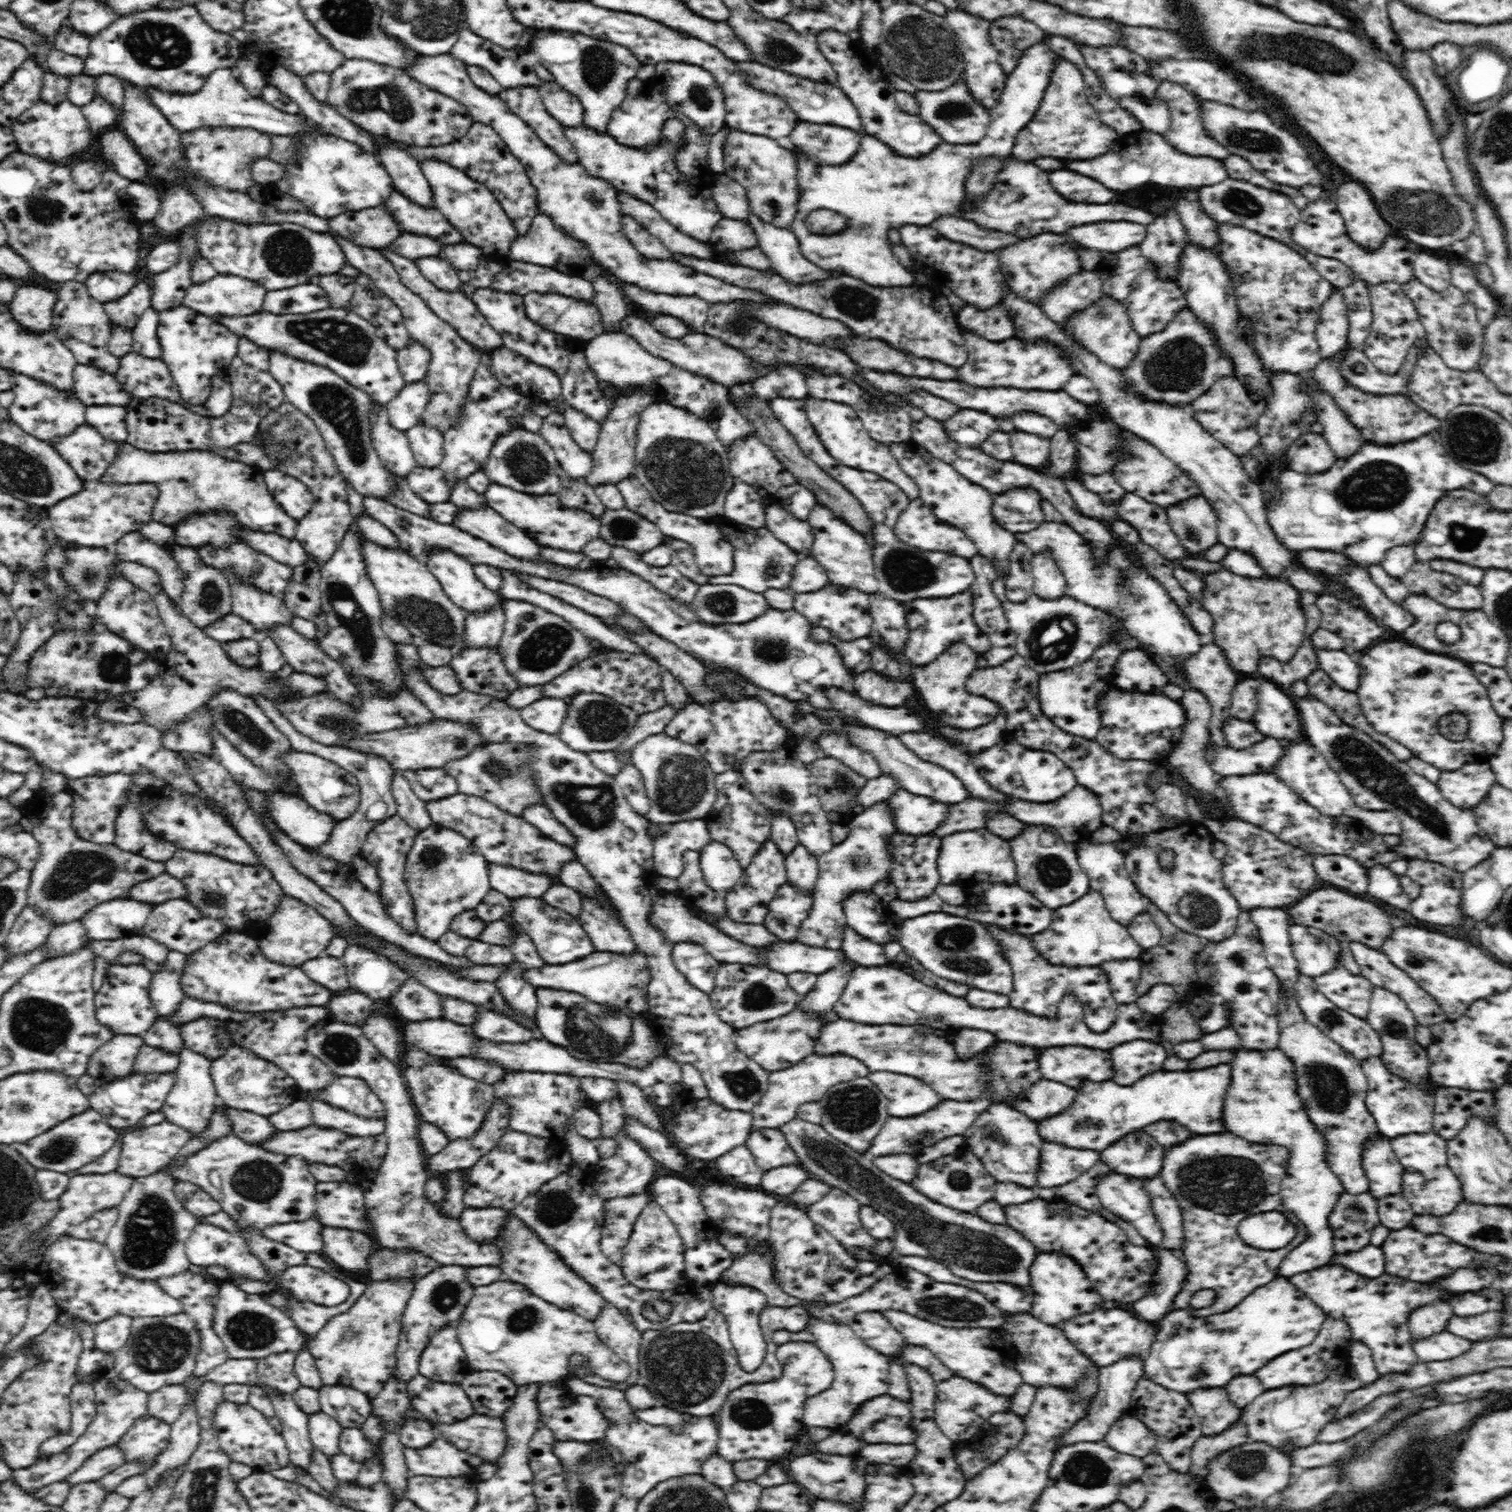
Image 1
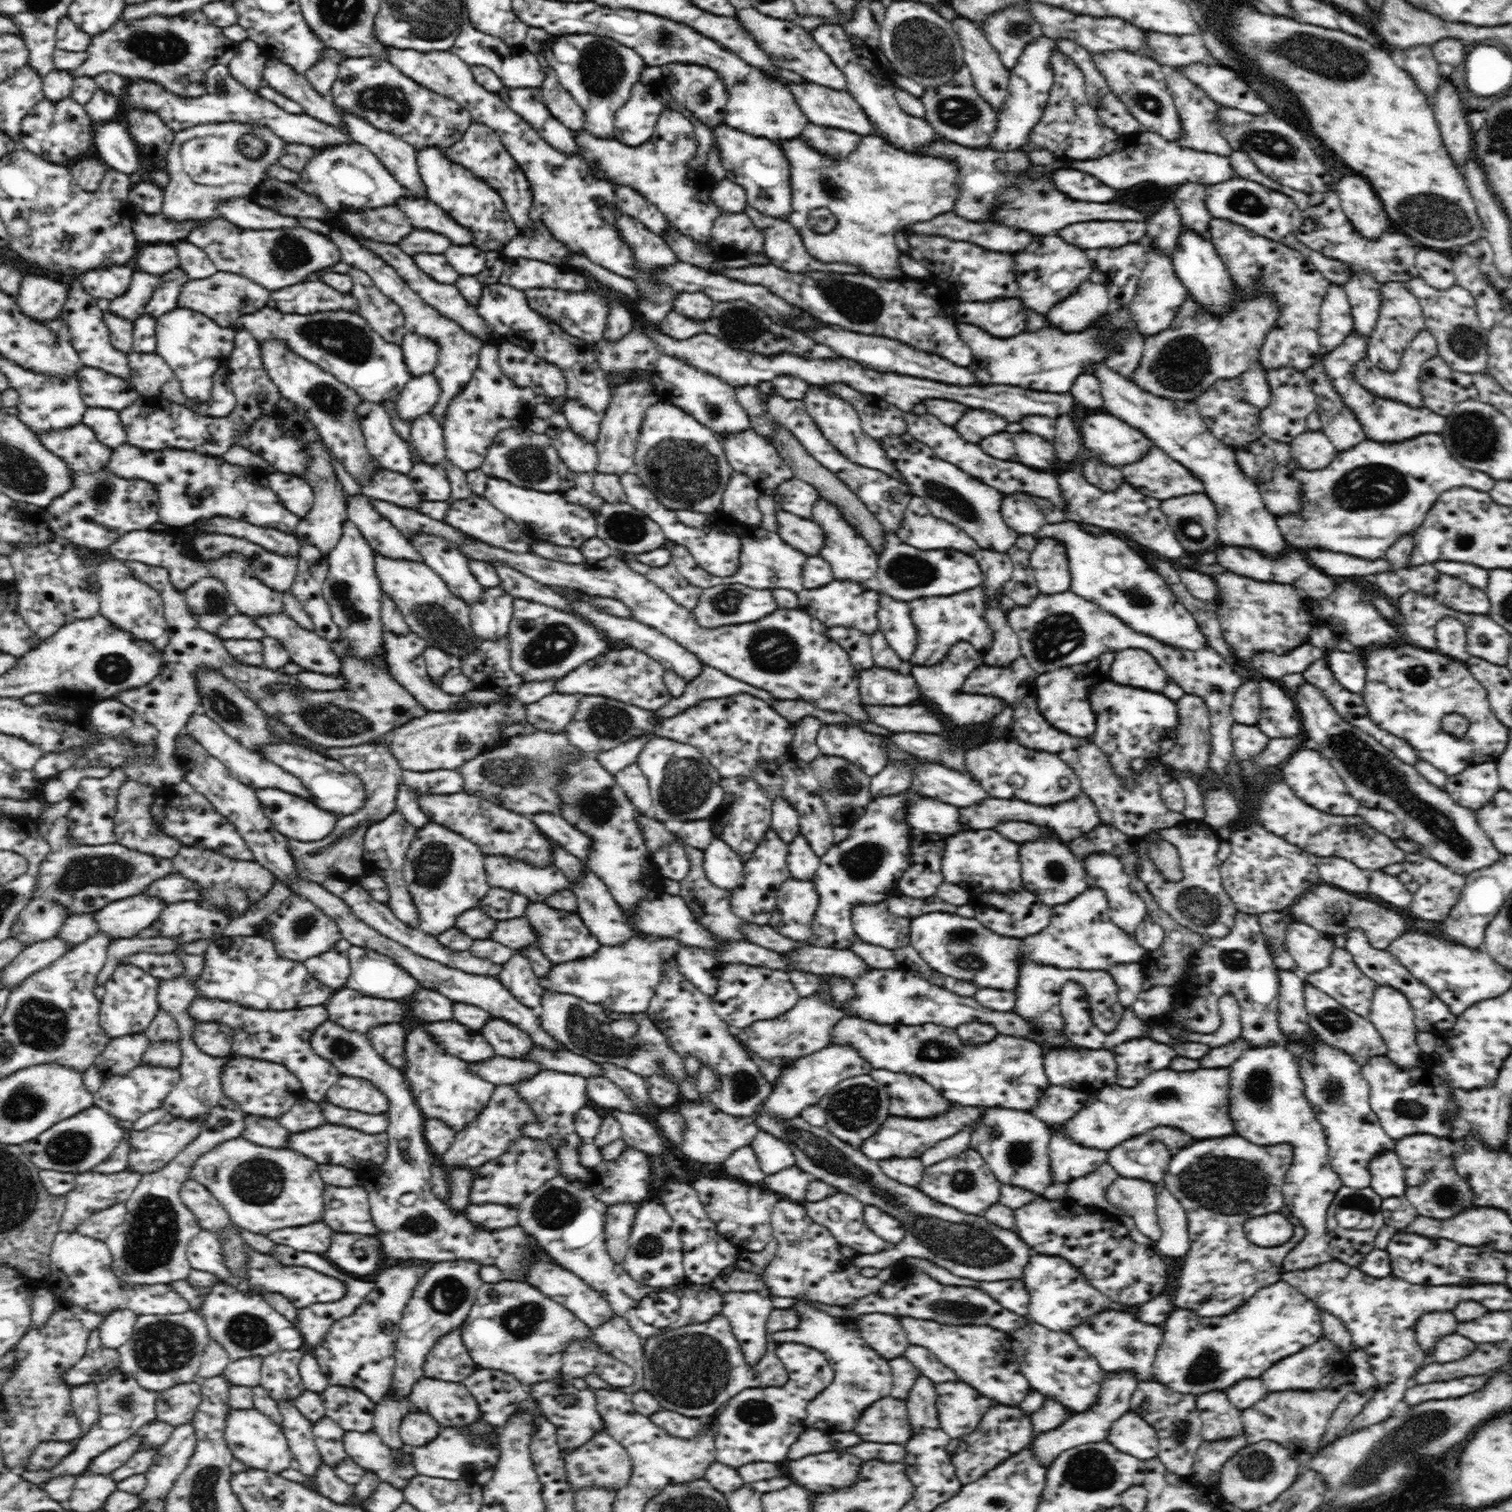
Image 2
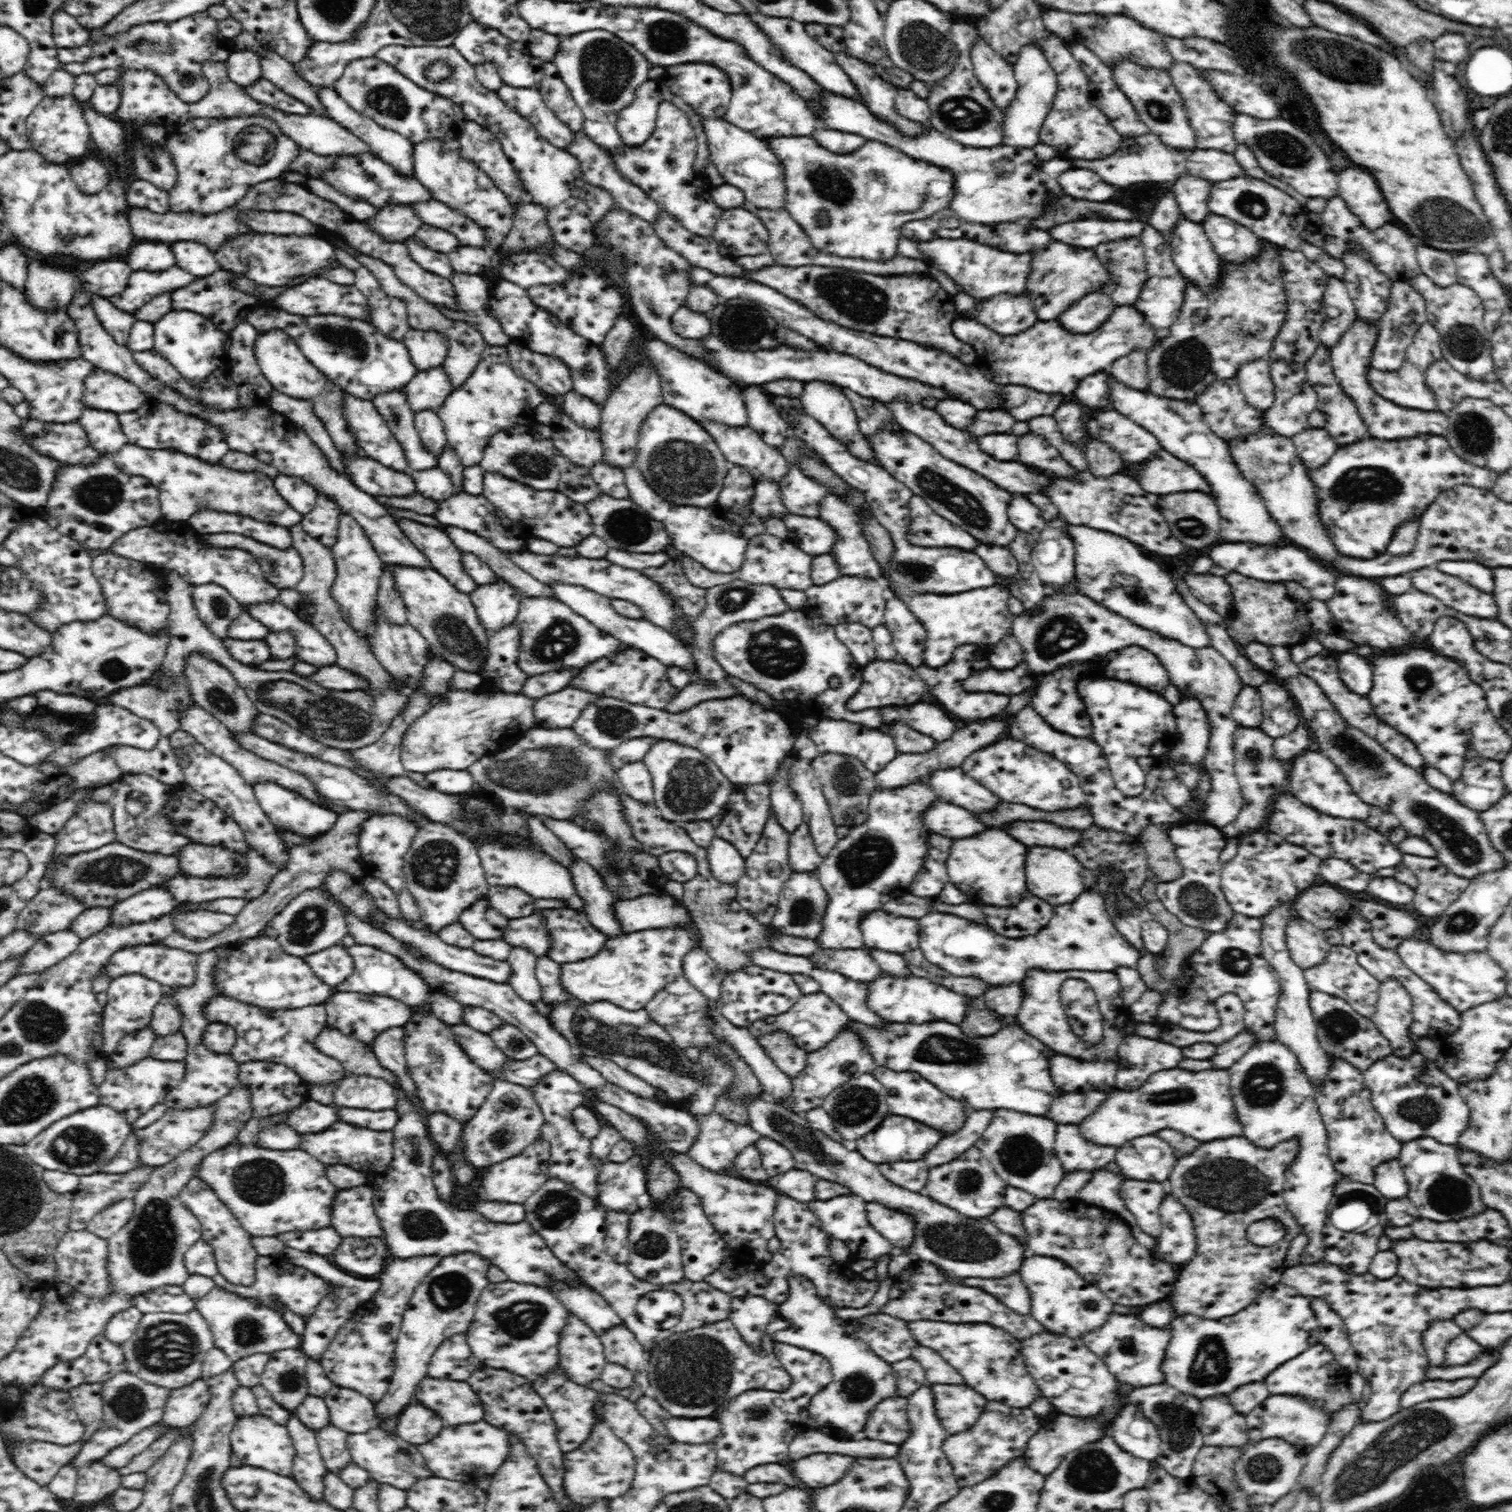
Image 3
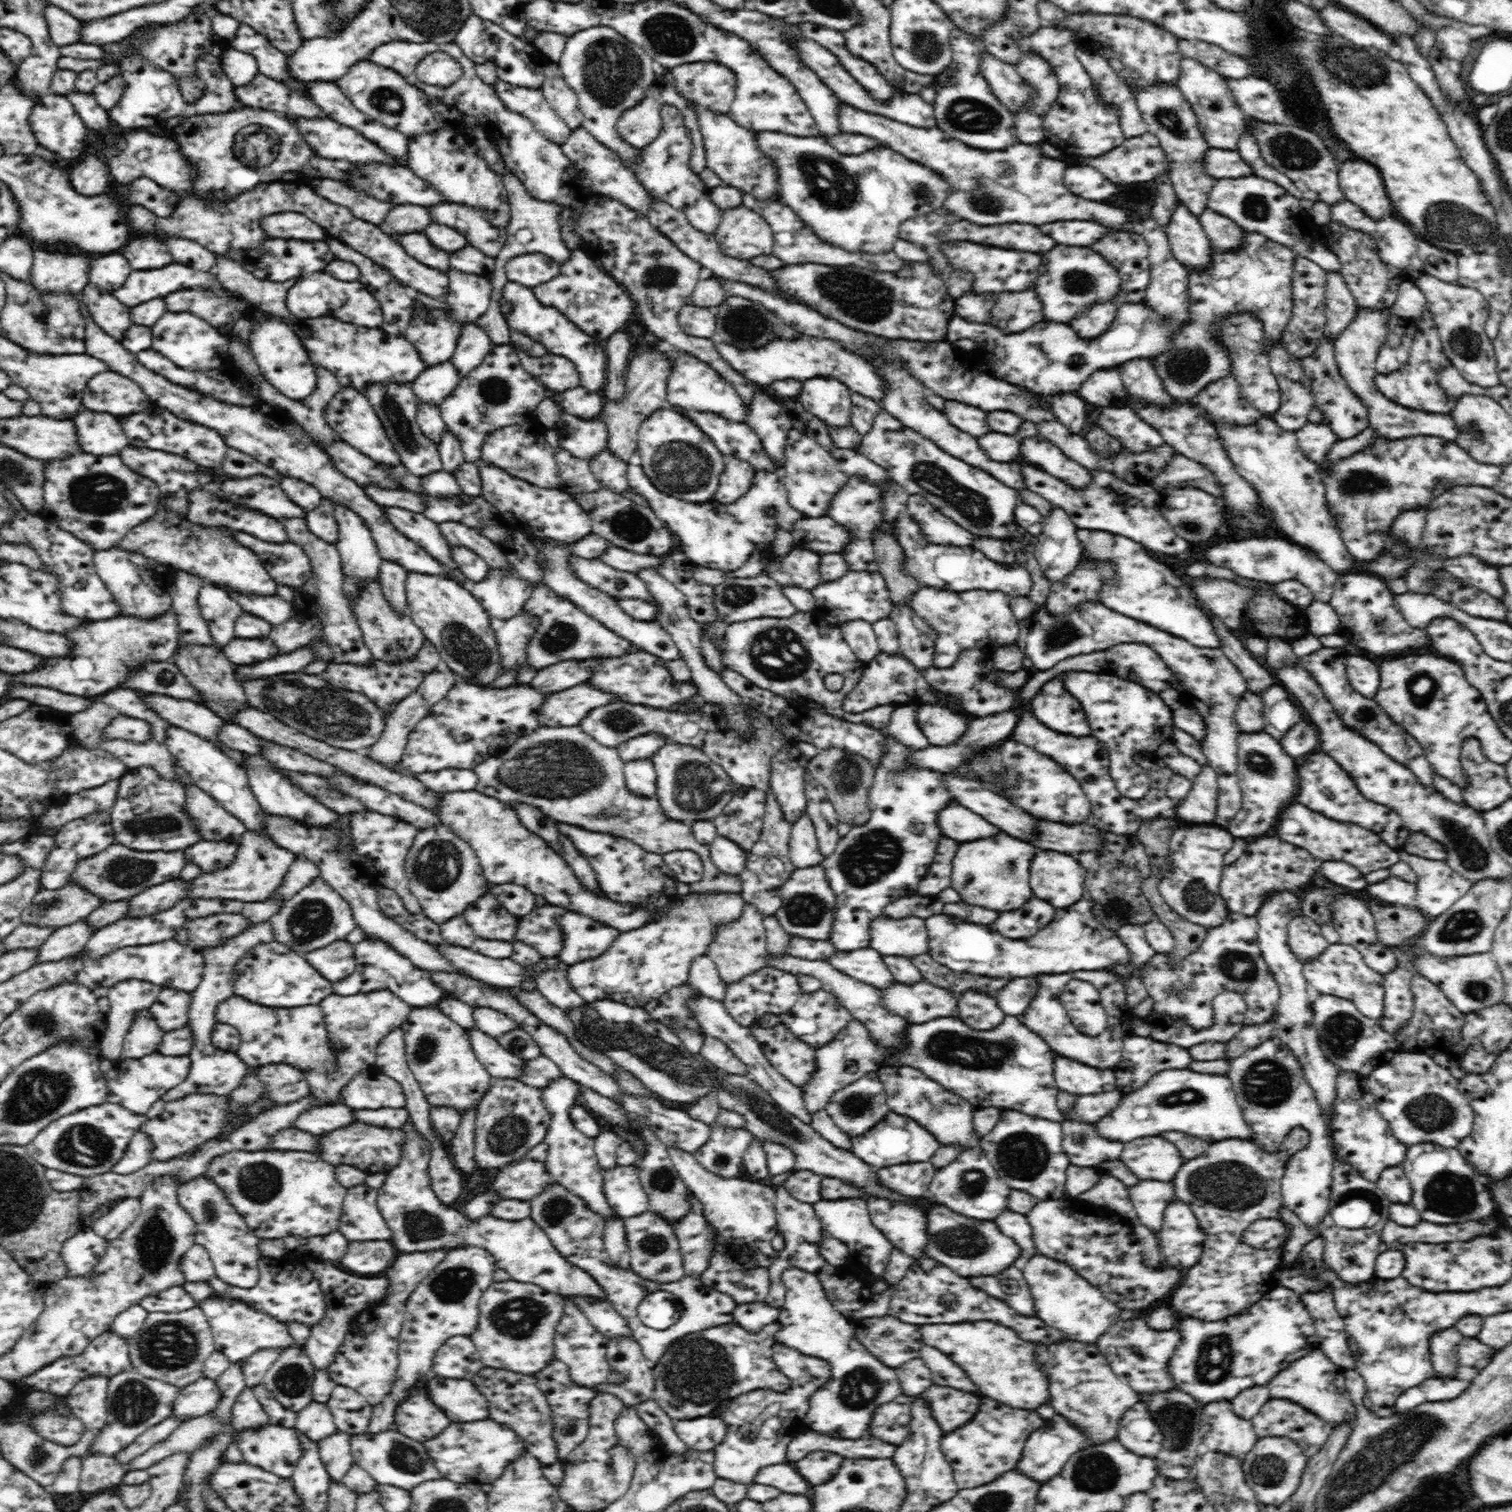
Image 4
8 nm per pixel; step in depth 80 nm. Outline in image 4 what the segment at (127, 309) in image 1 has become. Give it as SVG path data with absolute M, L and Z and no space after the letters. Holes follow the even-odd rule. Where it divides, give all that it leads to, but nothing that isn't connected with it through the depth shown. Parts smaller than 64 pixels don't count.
M172 262L164 268L132 271L124 284L112 294L118 301L132 309L134 306L149 302L154 298L164 299L171 292L188 286L210 286L214 282L210 272L196 272L193 268Z

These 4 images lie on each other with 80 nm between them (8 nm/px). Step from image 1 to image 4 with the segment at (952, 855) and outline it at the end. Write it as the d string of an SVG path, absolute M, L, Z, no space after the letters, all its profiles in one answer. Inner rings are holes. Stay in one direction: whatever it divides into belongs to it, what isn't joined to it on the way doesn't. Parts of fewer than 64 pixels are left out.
M1004 832L982 840L961 842L952 860L952 888L956 888L968 904L998 912L1016 910L1034 896L1028 874L1032 856L1041 850Z

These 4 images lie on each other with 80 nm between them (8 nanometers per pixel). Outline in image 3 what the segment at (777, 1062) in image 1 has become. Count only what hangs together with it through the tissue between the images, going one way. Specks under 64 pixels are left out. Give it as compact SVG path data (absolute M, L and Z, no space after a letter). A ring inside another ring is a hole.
M820 991L810 995L802 995L788 1012L764 1017L762 1020L753 1022L747 1029L756 1039L764 1034L770 1034L770 1032L785 1032L800 1048L811 1053L834 1040L849 1020L849 1016L834 1002L834 999Z

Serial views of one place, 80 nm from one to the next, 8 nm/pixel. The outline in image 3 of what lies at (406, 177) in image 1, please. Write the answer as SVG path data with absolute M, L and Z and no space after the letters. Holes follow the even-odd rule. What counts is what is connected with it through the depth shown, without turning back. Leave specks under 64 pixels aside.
M316 88L318 99L322 101L322 106L326 109L326 114L331 119L334 119L338 124L353 132L362 142L365 142L370 148L371 152L381 159L384 163L392 166L398 173L404 177L412 177L414 173L413 162L413 142L410 142L405 136L398 134L387 128L382 128L374 118L366 116L360 112L356 112L353 108L346 104L346 101L331 88Z

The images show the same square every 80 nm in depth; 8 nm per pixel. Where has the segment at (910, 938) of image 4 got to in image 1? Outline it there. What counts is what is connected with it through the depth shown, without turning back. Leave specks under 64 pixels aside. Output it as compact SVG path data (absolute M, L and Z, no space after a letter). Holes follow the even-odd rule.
M853 892L841 903L847 926L860 936L879 945L897 942L904 920L874 893Z

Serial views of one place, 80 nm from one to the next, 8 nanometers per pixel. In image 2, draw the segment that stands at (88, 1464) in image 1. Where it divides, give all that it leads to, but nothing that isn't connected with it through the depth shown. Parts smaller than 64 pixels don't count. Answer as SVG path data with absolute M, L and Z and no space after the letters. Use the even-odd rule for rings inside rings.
M133 1435L129 1439L110 1447L102 1454L96 1456L90 1461L83 1474L110 1474L123 1464L141 1448L141 1438Z

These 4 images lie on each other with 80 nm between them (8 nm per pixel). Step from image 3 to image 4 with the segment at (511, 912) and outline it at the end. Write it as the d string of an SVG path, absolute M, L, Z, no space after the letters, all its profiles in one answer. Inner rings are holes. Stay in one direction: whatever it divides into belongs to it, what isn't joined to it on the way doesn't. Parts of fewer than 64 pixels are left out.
M498 884L489 887L489 893L514 916L530 914L536 906L536 895L518 884Z

